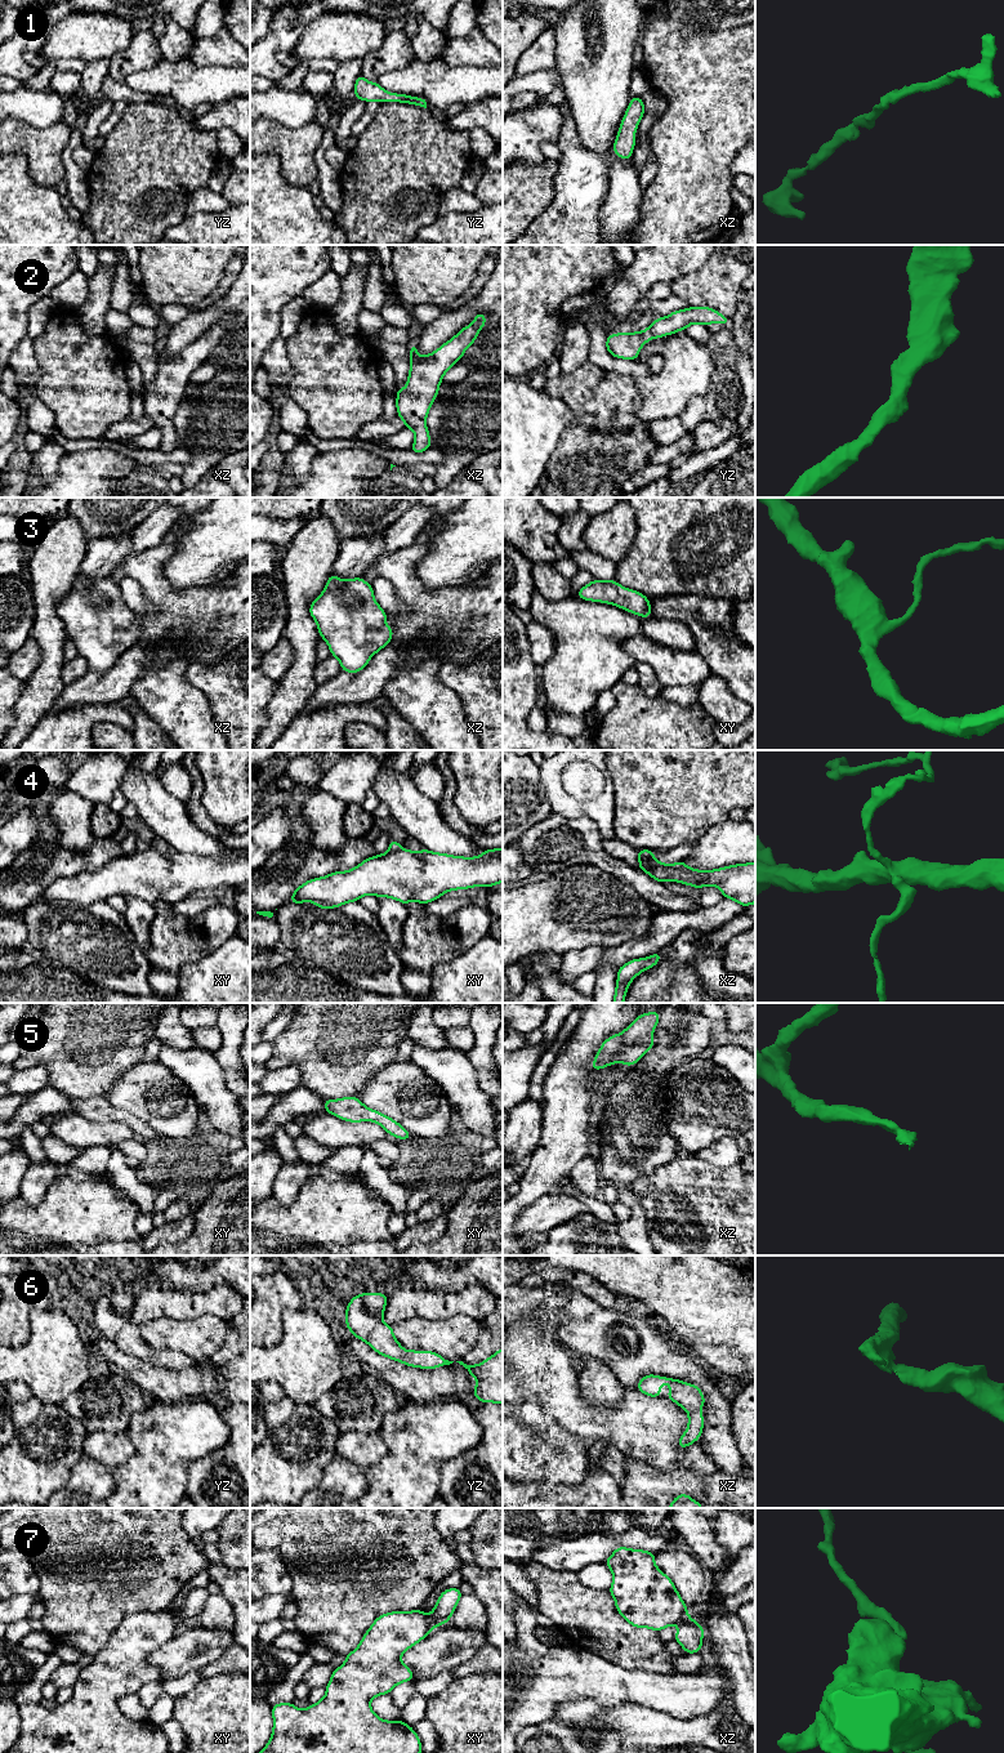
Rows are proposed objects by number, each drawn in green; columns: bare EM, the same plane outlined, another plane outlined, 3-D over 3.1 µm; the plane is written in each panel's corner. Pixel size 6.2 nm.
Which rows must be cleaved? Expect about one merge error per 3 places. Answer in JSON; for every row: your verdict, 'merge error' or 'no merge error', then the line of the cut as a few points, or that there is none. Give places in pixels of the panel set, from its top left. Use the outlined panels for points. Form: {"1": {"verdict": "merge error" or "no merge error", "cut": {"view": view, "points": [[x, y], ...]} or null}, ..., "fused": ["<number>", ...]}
{"1": {"verdict": "no merge error", "cut": null}, "2": {"verdict": "no merge error", "cut": null}, "3": {"verdict": "no merge error", "cut": null}, "4": {"verdict": "merge error", "cut": {"view": "xy", "points": [[401, 847], [389, 851]]}}, "5": {"verdict": "no merge error", "cut": null}, "6": {"verdict": "no merge error", "cut": null}, "7": {"verdict": "merge error", "cut": {"view": "xy", "points": [[429, 1615], [429, 1622], [433, 1627]]}}, "fused": ["4", "7"]}

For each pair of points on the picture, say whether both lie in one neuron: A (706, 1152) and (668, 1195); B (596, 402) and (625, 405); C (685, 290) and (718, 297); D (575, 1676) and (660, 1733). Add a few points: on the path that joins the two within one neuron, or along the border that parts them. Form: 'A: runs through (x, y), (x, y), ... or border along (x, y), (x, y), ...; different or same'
A: border along (694, 1154), (718, 1167), (731, 1167); different
B: runs through (603, 402), (606, 405), (617, 405); same
C: runs through (692, 290), (710, 290); same
D: border along (589, 1698), (603, 1705), (639, 1704), (648, 1709); different

